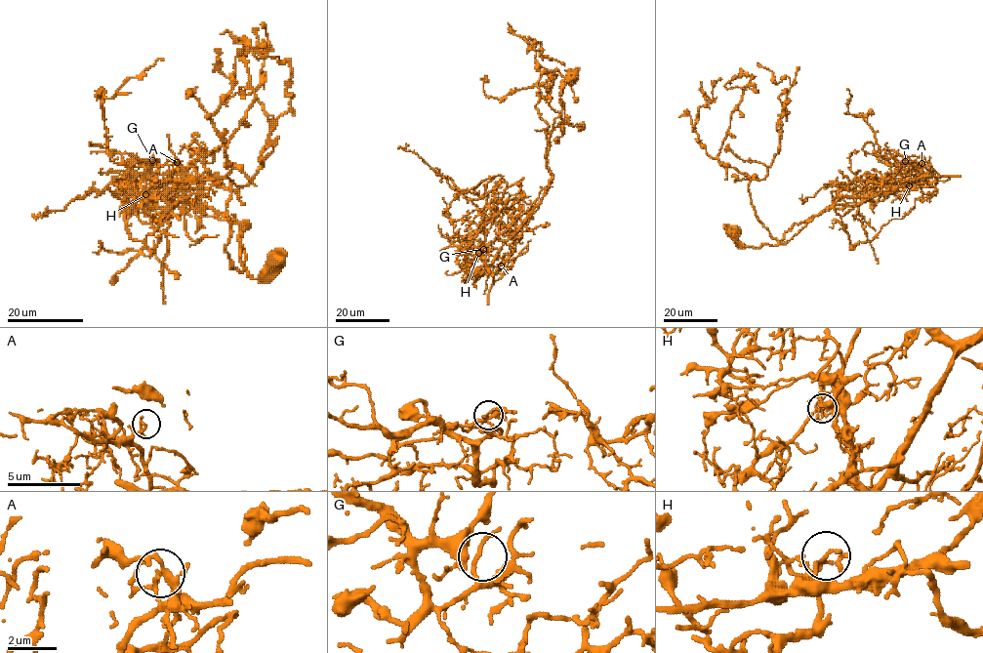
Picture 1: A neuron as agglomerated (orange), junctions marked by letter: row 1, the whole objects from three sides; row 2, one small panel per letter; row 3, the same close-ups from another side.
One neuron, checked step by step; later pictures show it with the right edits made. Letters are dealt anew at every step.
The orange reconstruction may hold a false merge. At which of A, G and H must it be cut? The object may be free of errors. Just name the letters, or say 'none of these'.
H

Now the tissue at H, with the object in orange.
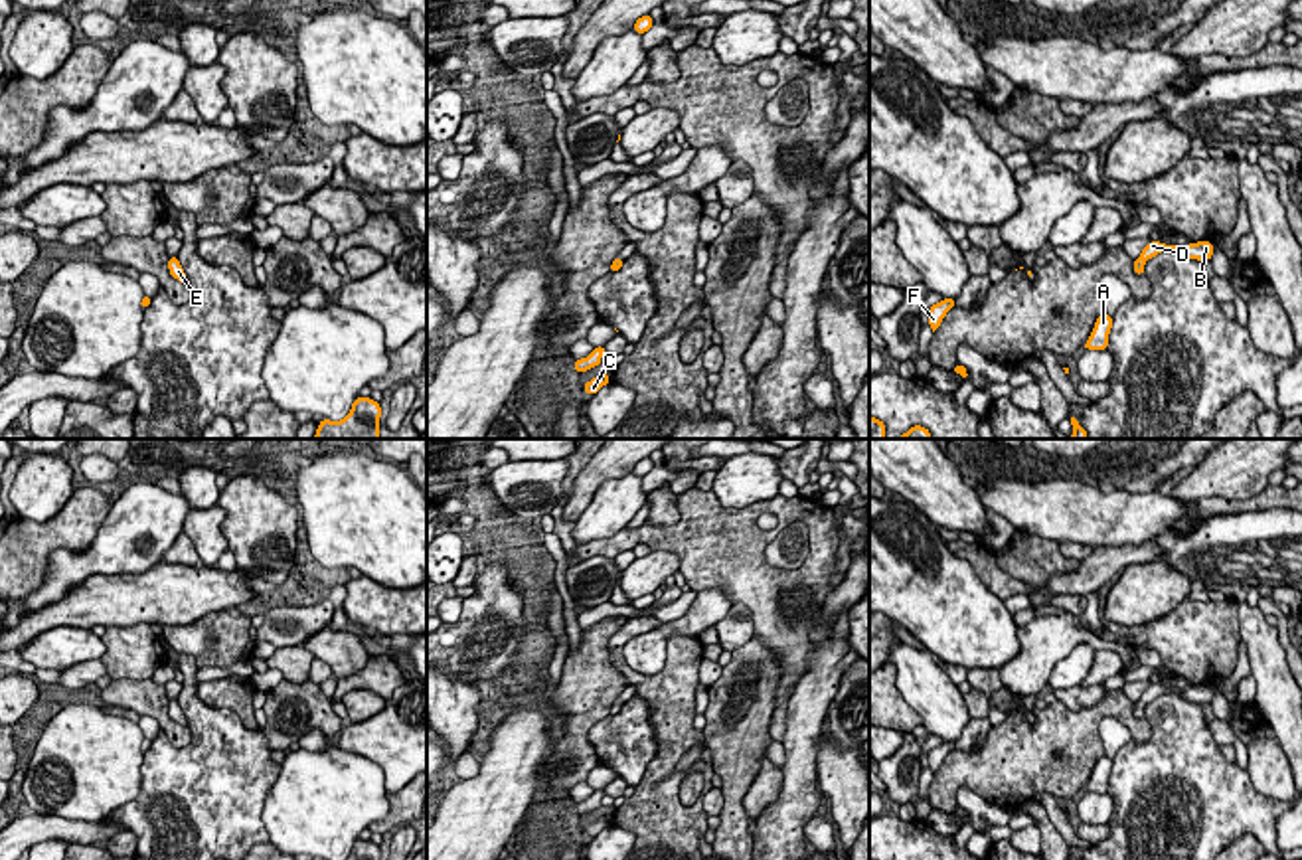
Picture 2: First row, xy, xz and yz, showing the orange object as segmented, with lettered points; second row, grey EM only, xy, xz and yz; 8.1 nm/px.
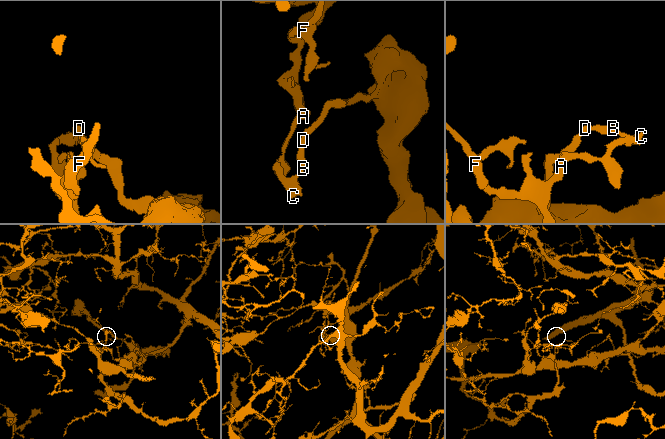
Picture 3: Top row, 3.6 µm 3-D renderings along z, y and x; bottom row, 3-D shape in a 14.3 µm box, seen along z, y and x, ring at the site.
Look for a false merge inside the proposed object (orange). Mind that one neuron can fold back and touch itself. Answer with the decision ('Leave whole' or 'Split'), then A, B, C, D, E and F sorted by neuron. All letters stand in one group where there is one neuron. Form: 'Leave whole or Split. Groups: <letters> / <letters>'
Split. Groups: A B C D F / E

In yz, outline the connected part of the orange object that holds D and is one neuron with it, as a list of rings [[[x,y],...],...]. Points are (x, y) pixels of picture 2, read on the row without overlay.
[[[1150,684],[1142,692],[1140,700],[1146,706],[1148,702],[1156,700],[1162,694],[1176,694],[1187,702],[1209,704],[1213,700],[1213,686],[1211,684],[1197,684],[1197,686],[1189,686],[1189,688],[1166,688],[1160,684]]]

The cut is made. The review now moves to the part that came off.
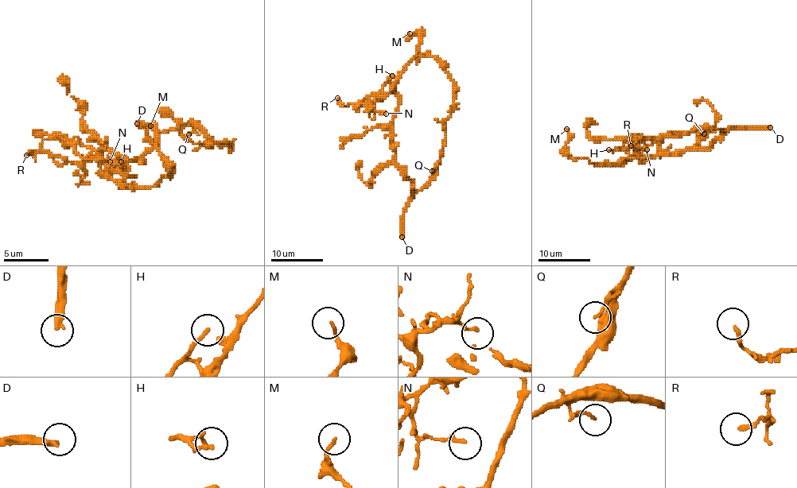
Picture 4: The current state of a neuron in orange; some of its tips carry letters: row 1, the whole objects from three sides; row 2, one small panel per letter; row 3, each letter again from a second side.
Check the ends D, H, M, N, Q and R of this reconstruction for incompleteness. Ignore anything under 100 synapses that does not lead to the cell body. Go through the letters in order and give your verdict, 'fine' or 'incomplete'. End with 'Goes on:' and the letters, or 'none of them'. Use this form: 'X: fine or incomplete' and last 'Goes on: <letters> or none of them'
D: incomplete
H: fine
M: fine
N: fine
Q: fine
R: fine
Goes on: D

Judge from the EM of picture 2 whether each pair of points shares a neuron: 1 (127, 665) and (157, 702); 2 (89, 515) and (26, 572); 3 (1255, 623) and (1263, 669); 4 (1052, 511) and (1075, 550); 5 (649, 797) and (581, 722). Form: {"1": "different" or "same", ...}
{"1": "different", "2": "same", "3": "same", "4": "different", "5": "different"}

